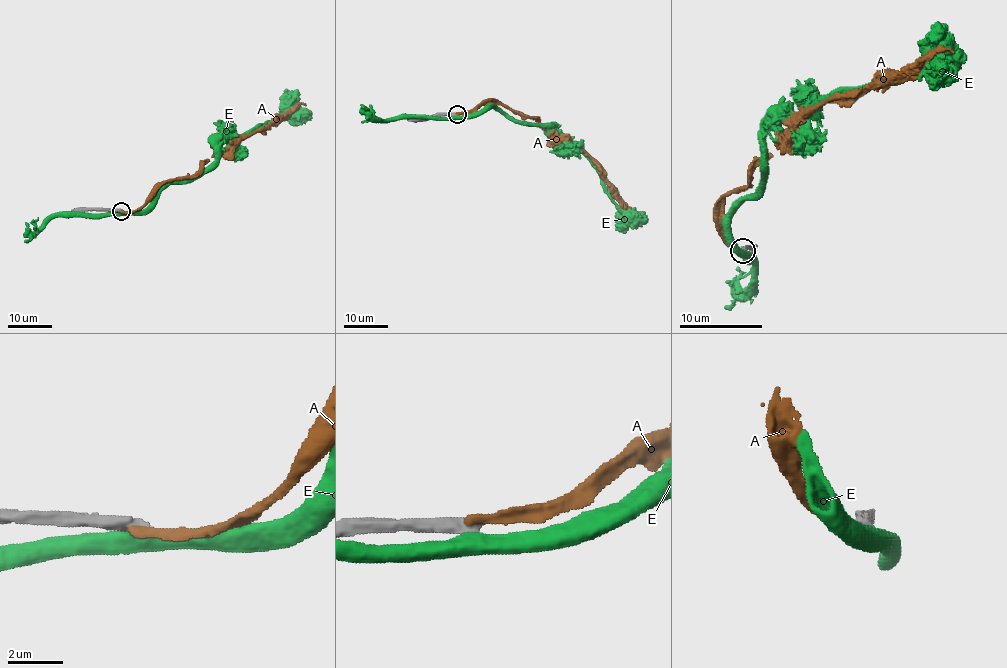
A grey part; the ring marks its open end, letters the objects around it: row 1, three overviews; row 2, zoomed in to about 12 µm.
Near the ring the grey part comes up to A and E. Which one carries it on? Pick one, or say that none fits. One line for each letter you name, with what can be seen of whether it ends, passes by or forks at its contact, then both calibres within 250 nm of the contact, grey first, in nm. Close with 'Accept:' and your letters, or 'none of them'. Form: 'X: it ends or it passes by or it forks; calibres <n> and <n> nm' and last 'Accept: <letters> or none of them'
Accept: none of them

